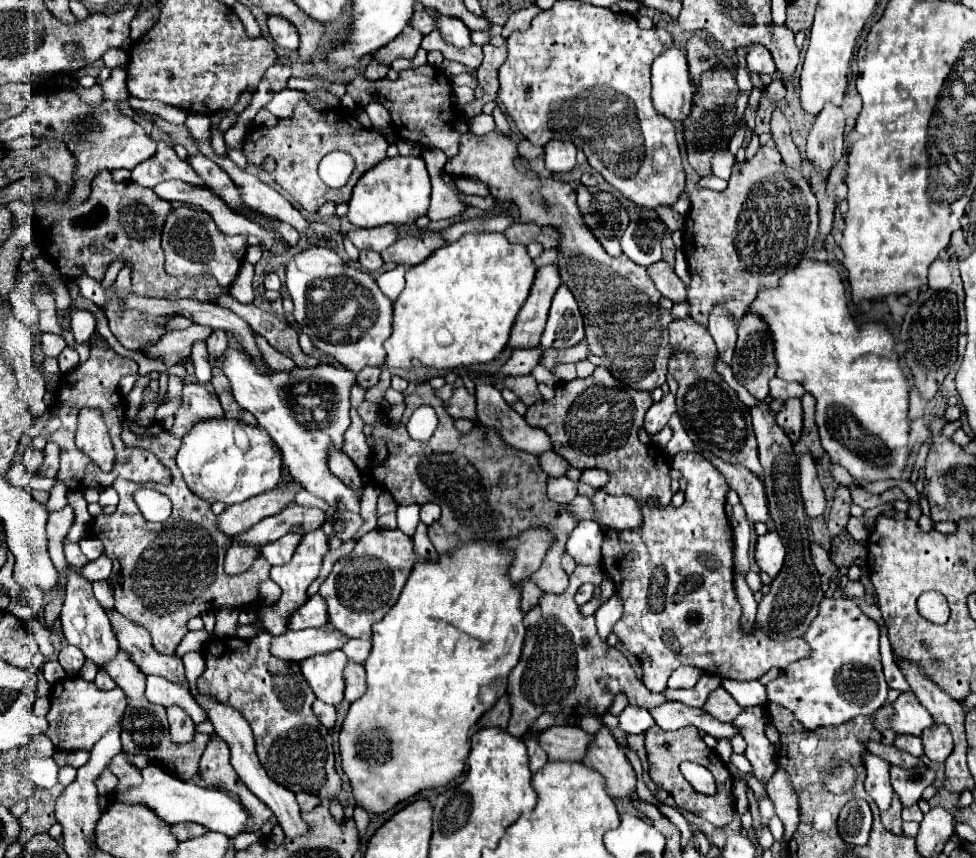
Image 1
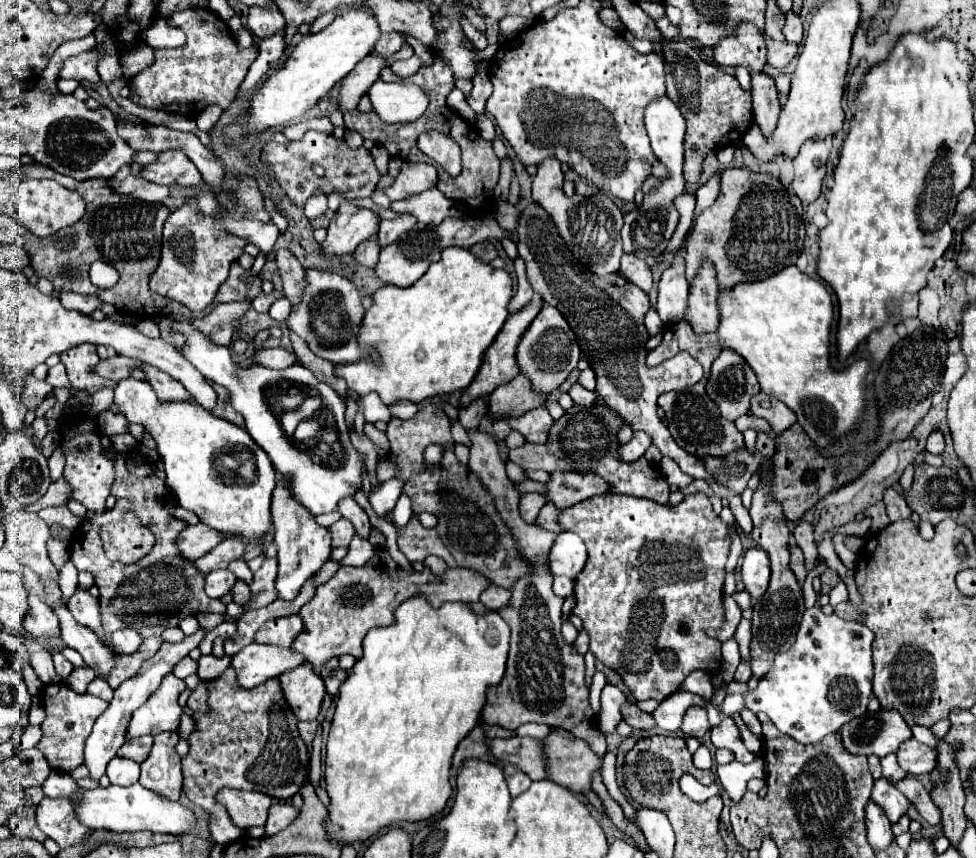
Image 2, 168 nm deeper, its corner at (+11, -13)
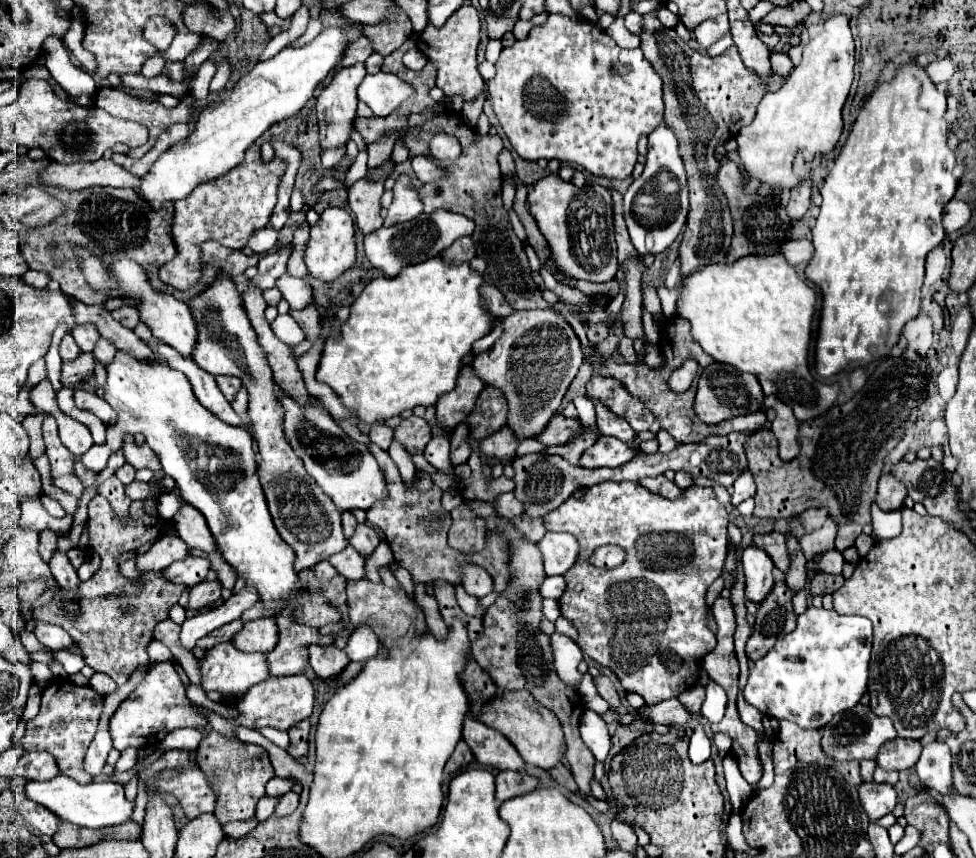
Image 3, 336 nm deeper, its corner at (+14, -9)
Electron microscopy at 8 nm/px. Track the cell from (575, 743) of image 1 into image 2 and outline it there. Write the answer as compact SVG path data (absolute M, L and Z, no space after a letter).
M507 738L507 740L487 740L491 754L501 762L511 762L521 768L531 780L545 780L547 774L547 754L543 740L537 738Z

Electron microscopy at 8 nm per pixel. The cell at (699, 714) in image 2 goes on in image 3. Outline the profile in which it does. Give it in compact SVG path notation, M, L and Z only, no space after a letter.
M678 698L662 700L654 706L644 704L638 714L646 720L652 720L654 724L668 724L668 726L684 726L690 722L692 714L686 712L686 708L678 702Z

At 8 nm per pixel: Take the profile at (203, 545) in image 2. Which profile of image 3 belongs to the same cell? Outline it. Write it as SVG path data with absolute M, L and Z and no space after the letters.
M160 536L152 548L136 558L136 570L150 572L150 570L162 570L170 566L176 560L184 560L188 556L188 546L182 538L176 536Z

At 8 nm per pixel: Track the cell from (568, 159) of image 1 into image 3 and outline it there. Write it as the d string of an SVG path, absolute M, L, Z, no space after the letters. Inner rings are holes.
M546 176L528 192L528 208L540 232L548 240L554 264L570 278L588 282L608 282L618 272L614 258L614 212L610 190L600 184L578 188L560 176ZM572 202L576 204L572 210Z

